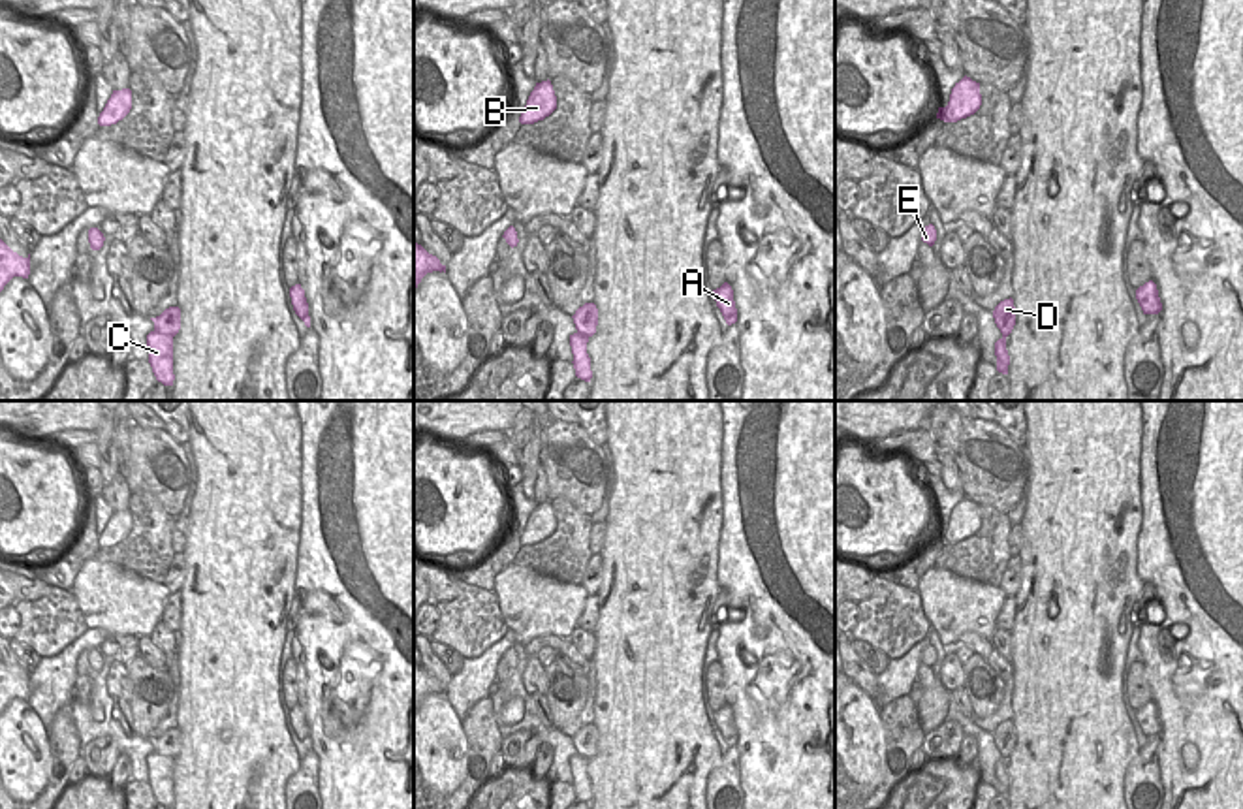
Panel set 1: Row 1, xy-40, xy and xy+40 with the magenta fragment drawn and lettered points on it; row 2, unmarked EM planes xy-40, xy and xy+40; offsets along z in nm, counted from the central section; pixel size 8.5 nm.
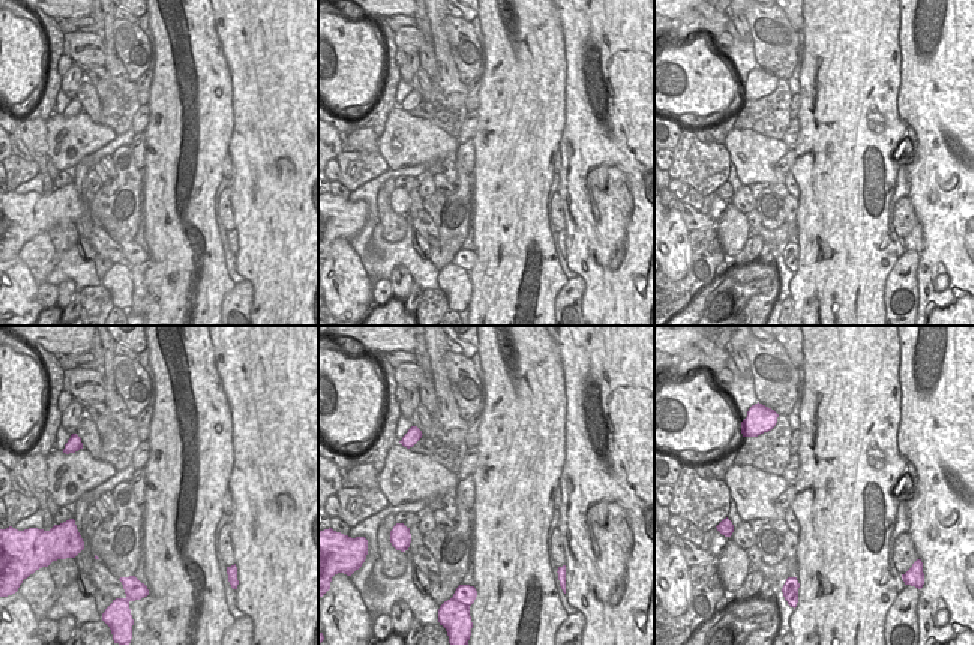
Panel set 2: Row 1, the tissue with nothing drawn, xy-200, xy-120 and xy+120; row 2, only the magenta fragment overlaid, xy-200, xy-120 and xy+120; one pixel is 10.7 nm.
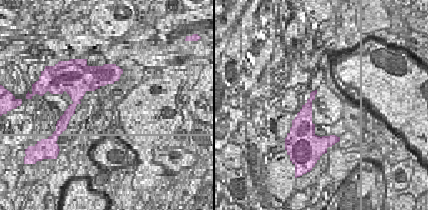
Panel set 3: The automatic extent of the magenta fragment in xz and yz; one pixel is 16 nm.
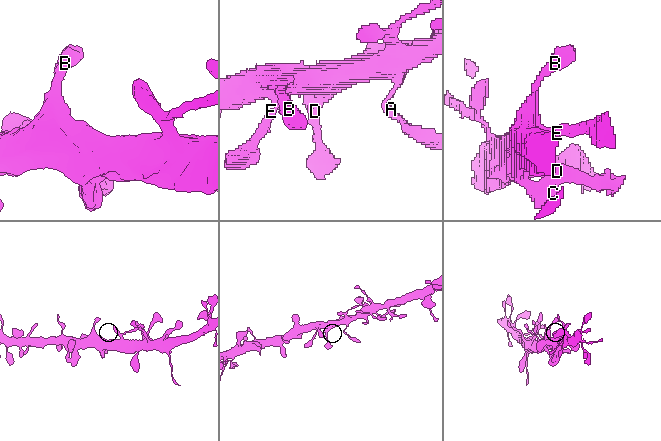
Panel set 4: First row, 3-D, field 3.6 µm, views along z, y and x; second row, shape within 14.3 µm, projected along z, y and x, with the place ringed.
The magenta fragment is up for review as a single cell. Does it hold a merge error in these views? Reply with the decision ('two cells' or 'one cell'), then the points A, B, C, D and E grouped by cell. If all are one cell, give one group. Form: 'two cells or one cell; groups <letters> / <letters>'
one cell; groups A B C D E

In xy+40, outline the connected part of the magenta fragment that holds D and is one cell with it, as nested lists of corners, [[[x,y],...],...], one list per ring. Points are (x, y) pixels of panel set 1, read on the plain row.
[[[1014,721],[1000,722],[995,732],[993,739],[997,749],[1000,751],[1002,758],[995,764],[995,777],[997,777],[997,792],[1008,796],[1010,777],[1006,771],[1006,758],[1012,754],[1015,747],[1015,728]]]

